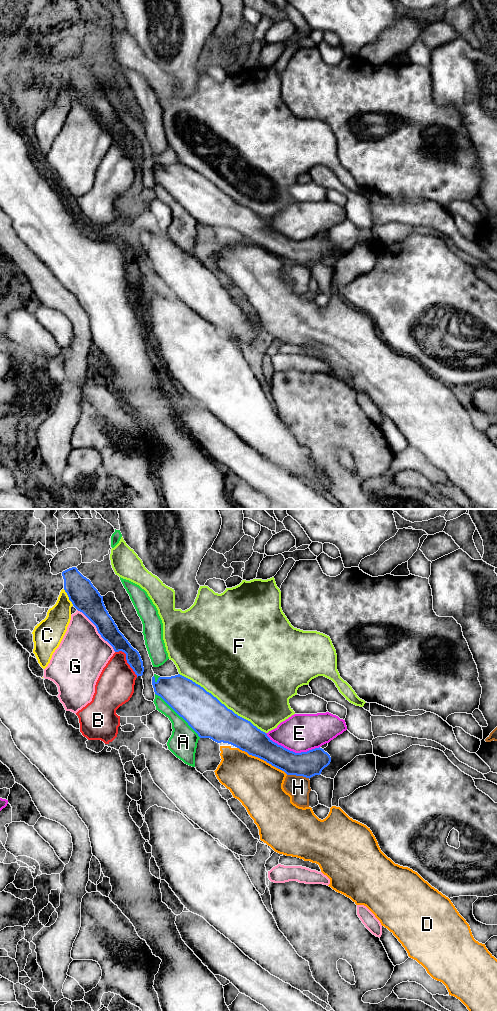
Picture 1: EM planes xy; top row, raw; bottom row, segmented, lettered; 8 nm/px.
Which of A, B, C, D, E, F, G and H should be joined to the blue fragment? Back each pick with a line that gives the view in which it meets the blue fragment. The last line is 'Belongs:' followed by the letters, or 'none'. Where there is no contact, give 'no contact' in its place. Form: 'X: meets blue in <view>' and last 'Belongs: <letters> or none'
Belongs: none

